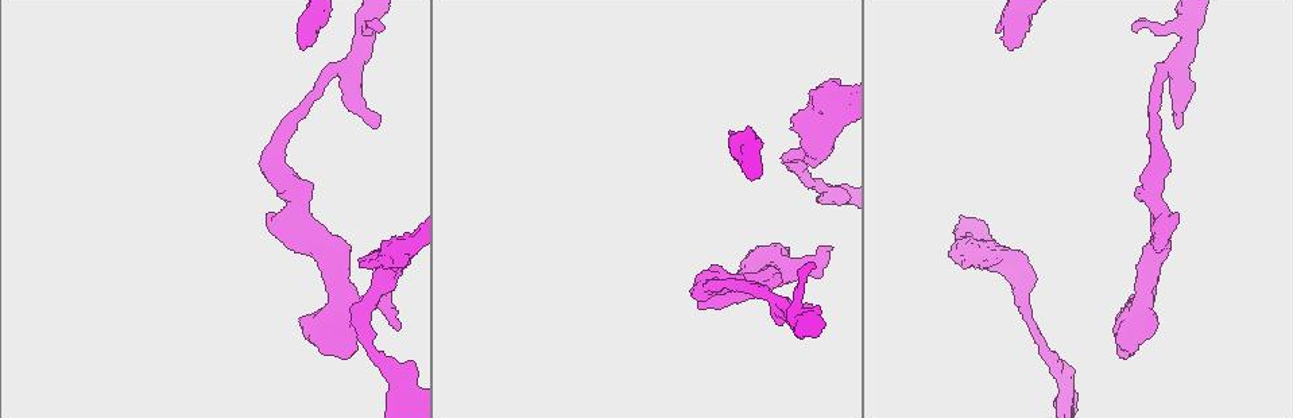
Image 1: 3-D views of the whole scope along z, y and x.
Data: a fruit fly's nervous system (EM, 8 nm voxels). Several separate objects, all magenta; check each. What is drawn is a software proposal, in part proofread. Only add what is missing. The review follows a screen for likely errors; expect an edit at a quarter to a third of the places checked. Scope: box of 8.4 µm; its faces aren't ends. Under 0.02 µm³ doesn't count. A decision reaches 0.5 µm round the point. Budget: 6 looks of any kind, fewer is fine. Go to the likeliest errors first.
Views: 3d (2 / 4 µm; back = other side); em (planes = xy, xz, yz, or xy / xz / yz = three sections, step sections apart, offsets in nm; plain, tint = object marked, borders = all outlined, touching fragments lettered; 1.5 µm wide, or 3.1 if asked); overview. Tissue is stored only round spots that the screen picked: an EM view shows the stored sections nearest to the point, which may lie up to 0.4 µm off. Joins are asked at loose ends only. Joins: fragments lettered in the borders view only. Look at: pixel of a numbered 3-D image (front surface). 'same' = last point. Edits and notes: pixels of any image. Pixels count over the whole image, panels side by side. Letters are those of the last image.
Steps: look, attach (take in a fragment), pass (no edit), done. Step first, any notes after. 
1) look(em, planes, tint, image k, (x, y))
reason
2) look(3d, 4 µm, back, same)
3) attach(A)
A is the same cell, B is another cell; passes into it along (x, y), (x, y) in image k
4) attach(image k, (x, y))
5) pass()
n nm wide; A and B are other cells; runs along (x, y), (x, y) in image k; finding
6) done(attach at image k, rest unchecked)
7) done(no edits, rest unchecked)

look(3d, 2 µm, image 1, (306, 45))
an open end

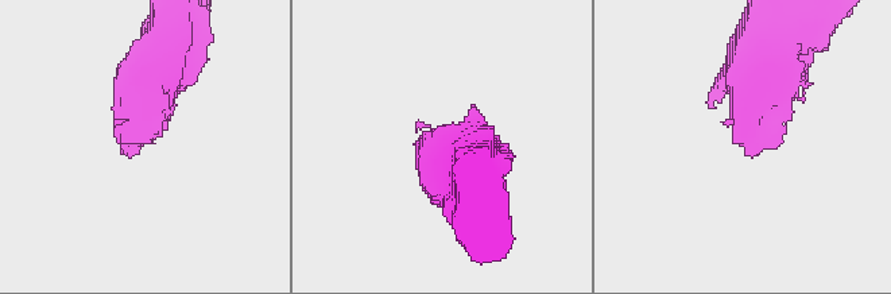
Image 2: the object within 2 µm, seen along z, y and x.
look(em, planes, borders, image 2, (767, 145))

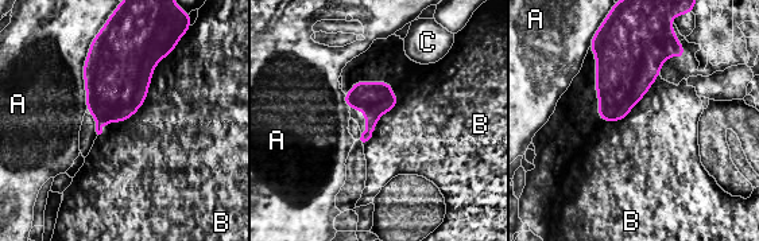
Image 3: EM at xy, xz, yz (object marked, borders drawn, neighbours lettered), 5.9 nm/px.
pass()
B touches over 500 nm; A, B and C are other cells; border along (589, 46), (597, 115), (620, 121) in image 3; no lettered fragment goes on from it

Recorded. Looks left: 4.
look(em, planes, borders, image 1, (400, 328))
an open end

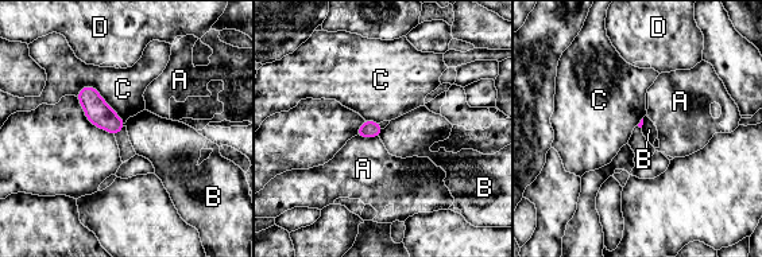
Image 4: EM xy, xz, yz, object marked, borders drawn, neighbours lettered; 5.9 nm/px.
pass()
C touches over 340 nm; A, B, C and D are other cells; border along (383, 129), (378, 136) in image 4; no lettered fragment goes on from it

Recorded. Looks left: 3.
look(em, xy, step 4, borders, image 1, (1138, 27))
free end

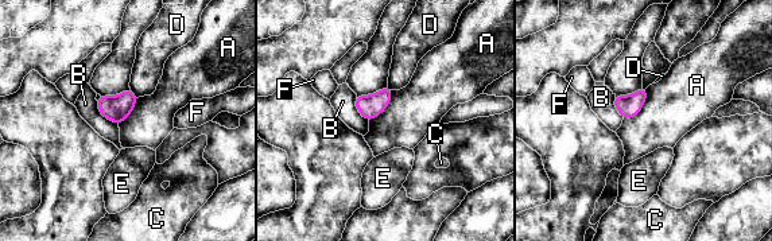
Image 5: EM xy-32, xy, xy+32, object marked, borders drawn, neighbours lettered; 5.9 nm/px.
look(em, planes, borders, same)
cut it another way

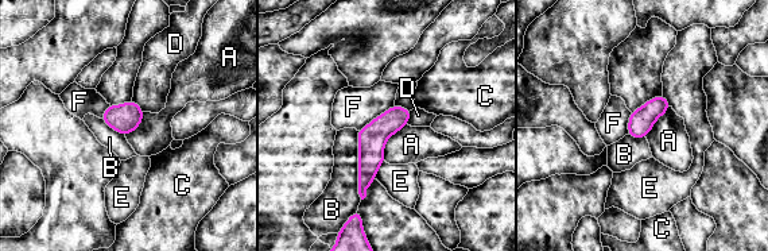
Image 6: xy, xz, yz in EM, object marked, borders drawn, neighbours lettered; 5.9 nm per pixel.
pass()
150 nm wide; A, B, C, D, E and F are other cells; border along (407, 124), (386, 142), (384, 161) in image 6; none of them fits

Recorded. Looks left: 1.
done(no edits, rest unchecked)

